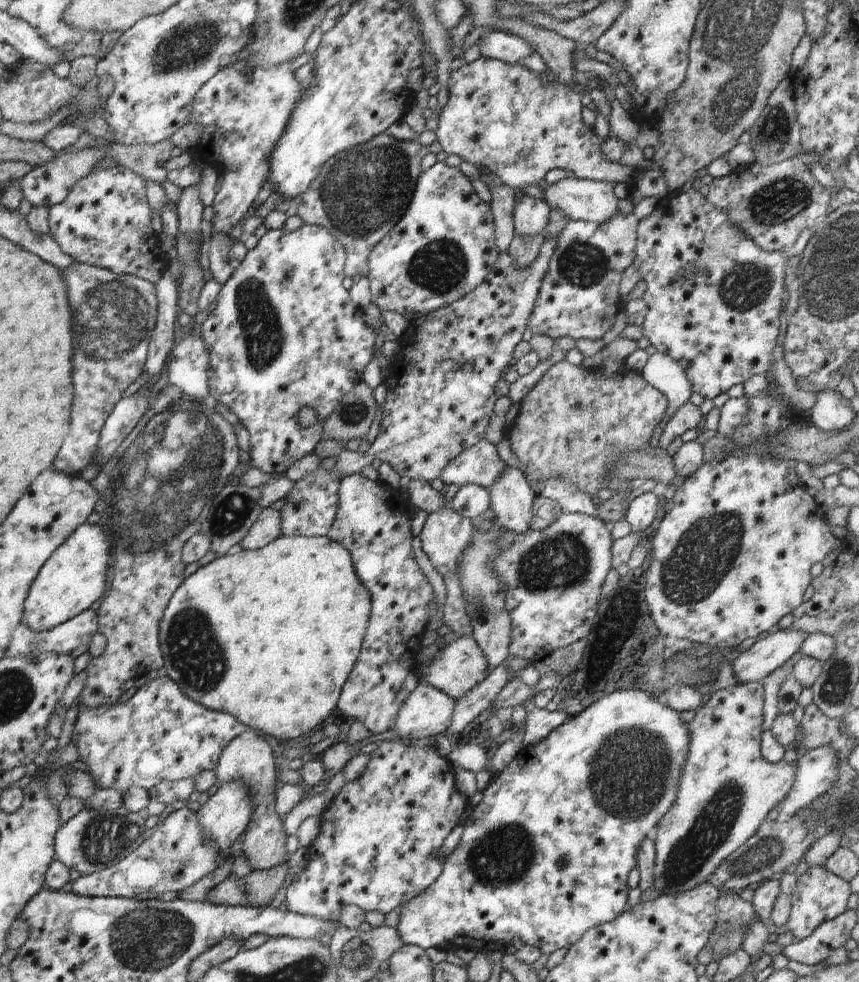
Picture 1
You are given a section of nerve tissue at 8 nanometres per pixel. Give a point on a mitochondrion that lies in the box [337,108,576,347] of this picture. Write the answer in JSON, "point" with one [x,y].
{"point":[440,266]}

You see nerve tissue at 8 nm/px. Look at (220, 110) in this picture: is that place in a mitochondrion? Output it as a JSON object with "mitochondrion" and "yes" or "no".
{"mitochondrion":"no"}

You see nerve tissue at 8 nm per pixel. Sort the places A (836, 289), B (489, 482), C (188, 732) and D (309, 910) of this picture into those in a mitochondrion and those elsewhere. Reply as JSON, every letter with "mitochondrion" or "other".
{"A":"mitochondrion","B":"other","C":"other","D":"other"}

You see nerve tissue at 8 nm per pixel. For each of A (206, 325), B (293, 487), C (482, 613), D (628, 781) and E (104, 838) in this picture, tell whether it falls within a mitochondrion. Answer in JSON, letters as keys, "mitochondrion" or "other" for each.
{"A":"other","B":"other","C":"mitochondrion","D":"mitochondrion","E":"mitochondrion"}

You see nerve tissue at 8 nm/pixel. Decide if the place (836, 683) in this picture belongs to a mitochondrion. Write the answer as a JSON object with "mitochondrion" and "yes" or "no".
{"mitochondrion":"yes"}

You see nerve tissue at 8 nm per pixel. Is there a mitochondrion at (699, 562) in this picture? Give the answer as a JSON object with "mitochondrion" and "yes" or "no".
{"mitochondrion":"yes"}

